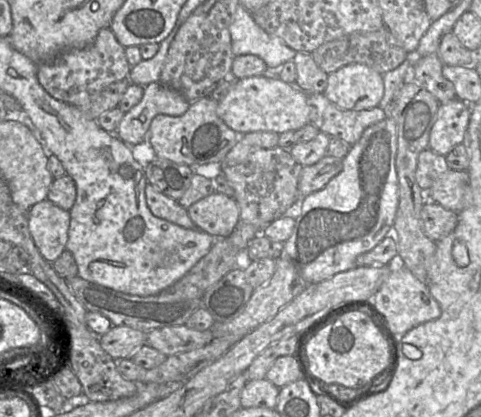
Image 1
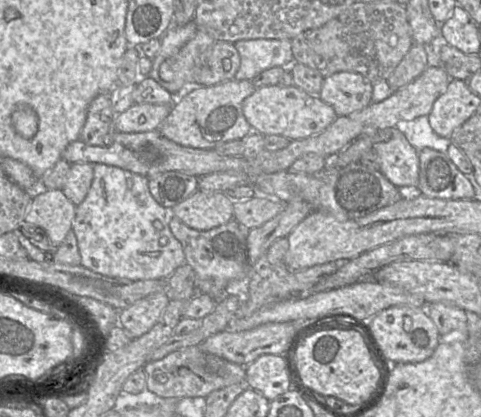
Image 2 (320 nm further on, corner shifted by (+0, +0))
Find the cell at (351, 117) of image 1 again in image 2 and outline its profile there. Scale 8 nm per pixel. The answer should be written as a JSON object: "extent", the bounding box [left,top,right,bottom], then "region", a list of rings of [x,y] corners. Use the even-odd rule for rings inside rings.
{"extent":[372,127,419,191],"region":[[[395,127],[392,136],[377,142],[372,149],[379,163],[379,171],[401,191],[417,190],[419,181],[418,152],[405,135]]]}

